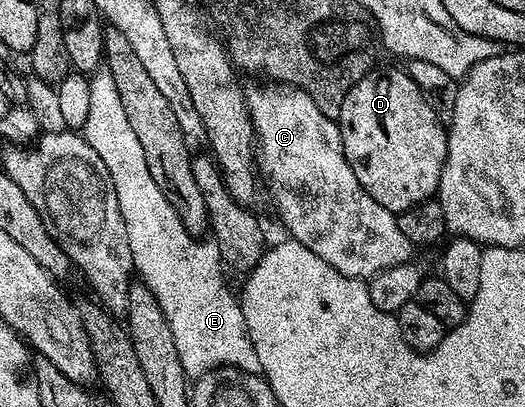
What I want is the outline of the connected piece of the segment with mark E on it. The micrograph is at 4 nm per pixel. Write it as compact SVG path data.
M98 70L89 76L89 85L91 107L87 113L83 135L91 150L95 150L99 158L103 158L103 166L107 166L111 174L111 182L119 198L119 210L127 226L127 242L131 246L131 258L136 275L140 283L147 285L151 294L159 298L159 306L163 306L163 314L167 314L167 326L171 326L175 350L179 350L179 362L183 362L186 377L196 378L218 366L260 373L259 354L255 354L255 346L249 337L247 322L243 318L238 297L225 285L225 280L221 277L221 251L212 239L198 239L192 236L185 229L179 214L175 214L171 202L167 202L163 190L155 186L155 178L151 178L151 170L147 170L147 158L143 158L143 146L139 146L139 138L135 138L135 130L131 130L127 110L123 110L123 98L119 98L115 78L107 70Z

